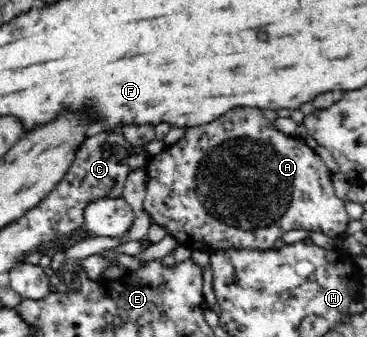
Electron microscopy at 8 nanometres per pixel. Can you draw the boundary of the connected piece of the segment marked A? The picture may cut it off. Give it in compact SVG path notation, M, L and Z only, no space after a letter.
M232 109L224 117L218 117L216 121L206 125L188 126L185 128L185 135L176 143L170 144L164 148L159 155L151 156L147 160L146 171L148 172L148 187L146 187L146 198L144 201L144 211L151 219L166 230L167 234L173 236L178 245L186 247L189 250L213 252L223 249L255 249L267 250L274 245L275 241L281 239L282 235L292 230L312 231L324 234L329 239L342 238L347 234L347 228L351 219L346 214L345 202L338 199L334 194L332 183L332 174L324 161L318 157L314 150L314 144L311 141L302 140L294 135L284 134L276 128L274 121L266 119L260 109Z

